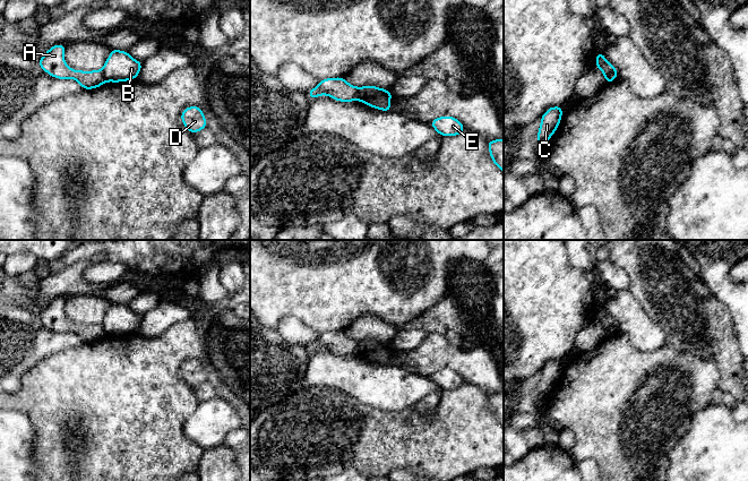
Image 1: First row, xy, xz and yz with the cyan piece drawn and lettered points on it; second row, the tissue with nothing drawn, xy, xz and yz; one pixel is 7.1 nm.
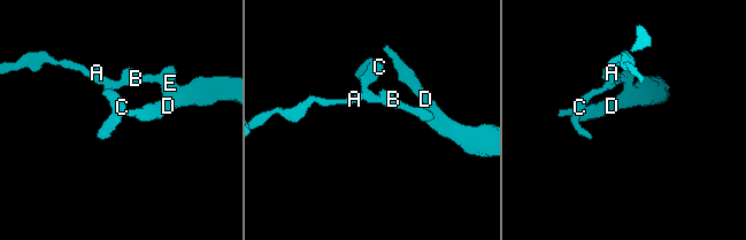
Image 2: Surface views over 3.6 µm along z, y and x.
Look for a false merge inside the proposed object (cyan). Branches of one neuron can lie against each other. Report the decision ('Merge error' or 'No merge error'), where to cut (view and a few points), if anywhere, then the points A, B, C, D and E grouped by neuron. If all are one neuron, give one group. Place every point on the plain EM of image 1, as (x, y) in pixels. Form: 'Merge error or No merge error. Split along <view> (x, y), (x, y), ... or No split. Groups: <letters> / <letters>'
Merge error. Split along xz (357, 341), (358, 353). Groups: A C / B D E

